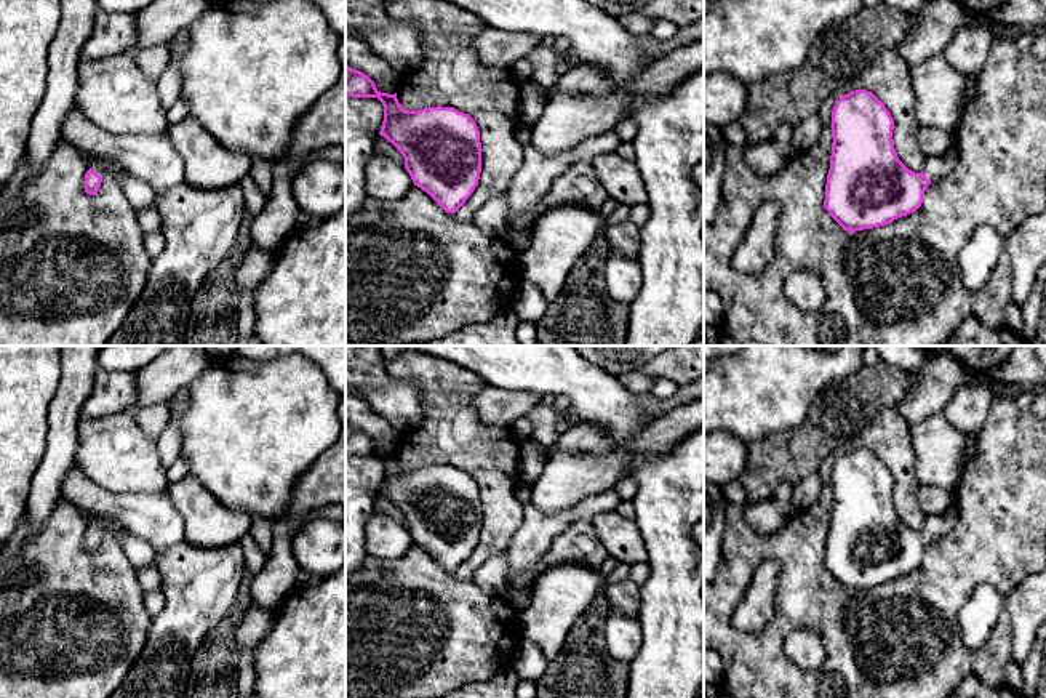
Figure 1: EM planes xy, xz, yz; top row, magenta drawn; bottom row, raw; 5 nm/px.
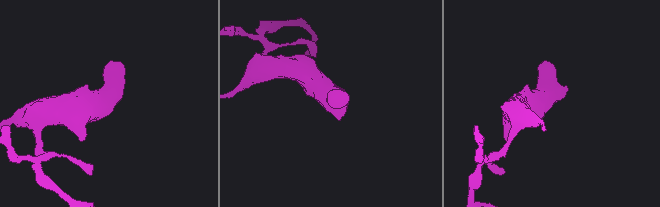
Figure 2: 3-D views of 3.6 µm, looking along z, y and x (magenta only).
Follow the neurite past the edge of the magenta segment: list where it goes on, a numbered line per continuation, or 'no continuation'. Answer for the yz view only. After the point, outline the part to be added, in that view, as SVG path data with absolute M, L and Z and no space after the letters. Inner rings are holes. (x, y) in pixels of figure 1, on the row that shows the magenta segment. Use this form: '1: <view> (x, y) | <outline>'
1: yz (936, 167) | M955 131L950 133L950 146L942 155L932 155L926 158L923 166L923 173L928 179L937 181L942 176L948 174L948 171L955 166L958 160L958 152L955 147Z

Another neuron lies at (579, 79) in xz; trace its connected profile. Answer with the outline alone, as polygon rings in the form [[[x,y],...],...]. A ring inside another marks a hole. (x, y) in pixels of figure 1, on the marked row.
[[[589,64],[571,66],[568,72],[560,75],[558,83],[552,90],[545,90],[547,99],[561,93],[587,93],[603,96],[614,91],[613,80],[606,74]]]

